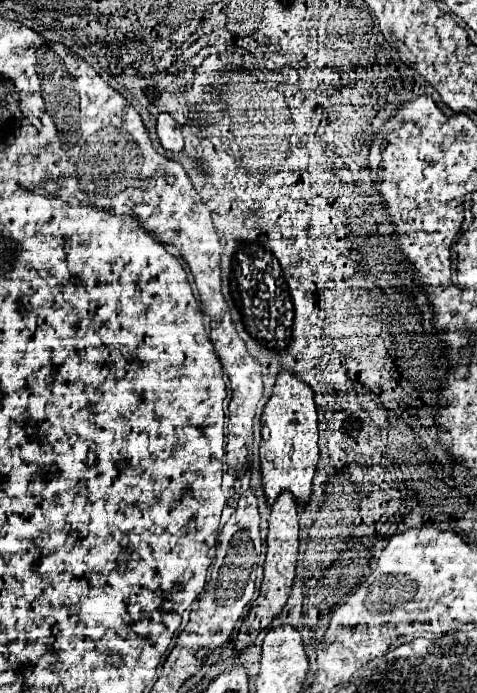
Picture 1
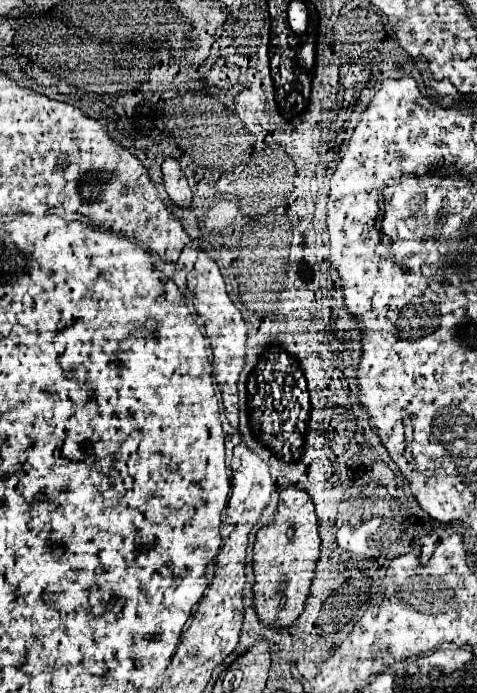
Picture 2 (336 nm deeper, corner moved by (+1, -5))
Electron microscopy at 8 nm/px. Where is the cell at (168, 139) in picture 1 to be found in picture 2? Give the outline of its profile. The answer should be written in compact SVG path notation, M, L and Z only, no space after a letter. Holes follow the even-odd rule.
M166 157L162 163L162 173L164 173L164 187L166 187L166 193L172 199L172 203L176 203L180 207L190 205L192 191L188 187L188 181L182 173L180 163L174 157Z

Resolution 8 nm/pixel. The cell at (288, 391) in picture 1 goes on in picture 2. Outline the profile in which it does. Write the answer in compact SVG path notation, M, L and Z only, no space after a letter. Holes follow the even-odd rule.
M286 485L280 491L280 501L276 507L274 521L256 533L256 543L254 543L254 559L252 559L256 575L254 601L256 601L256 613L264 623L268 623L270 627L286 627L294 623L308 597L318 557L320 557L320 537L318 537L318 521L312 497L306 493L306 489L300 489L298 485ZM290 525L294 525L296 529L292 539L288 539L286 535L286 529ZM282 577L286 577L290 593L280 595L278 585Z

